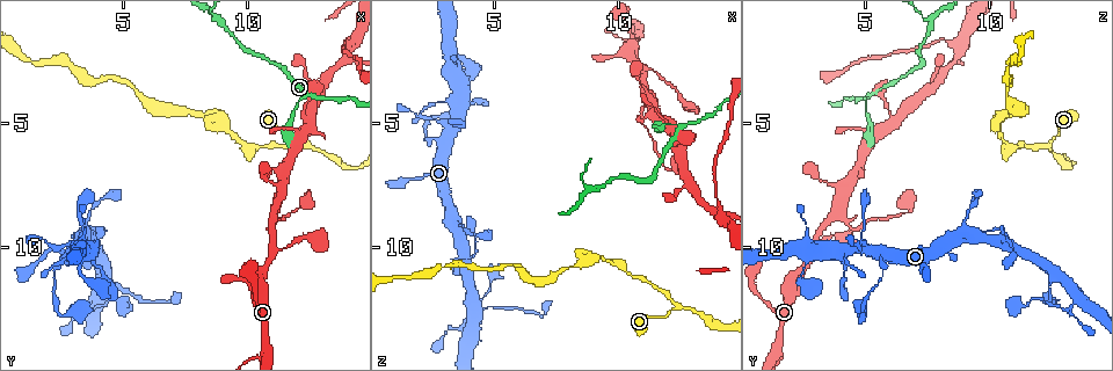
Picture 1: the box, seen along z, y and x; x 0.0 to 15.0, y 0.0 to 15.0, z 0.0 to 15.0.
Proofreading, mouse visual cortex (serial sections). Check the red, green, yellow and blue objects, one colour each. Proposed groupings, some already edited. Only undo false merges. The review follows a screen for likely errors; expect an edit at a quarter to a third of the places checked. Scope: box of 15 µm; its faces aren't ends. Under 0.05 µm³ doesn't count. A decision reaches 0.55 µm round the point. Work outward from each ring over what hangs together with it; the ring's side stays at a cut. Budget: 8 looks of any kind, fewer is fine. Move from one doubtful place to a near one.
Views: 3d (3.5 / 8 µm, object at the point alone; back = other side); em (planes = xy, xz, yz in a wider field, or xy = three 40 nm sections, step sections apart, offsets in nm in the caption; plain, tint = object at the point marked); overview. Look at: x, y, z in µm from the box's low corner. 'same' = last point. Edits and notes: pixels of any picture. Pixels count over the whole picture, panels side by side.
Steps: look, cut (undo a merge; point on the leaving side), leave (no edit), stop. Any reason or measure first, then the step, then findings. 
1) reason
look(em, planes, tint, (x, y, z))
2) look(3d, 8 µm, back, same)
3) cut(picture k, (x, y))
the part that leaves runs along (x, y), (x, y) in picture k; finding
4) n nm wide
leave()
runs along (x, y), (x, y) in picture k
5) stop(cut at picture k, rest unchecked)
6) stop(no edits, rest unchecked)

abrupt turn
look(3d, 3.5 µm, (10.9, 9.4, 4.6))

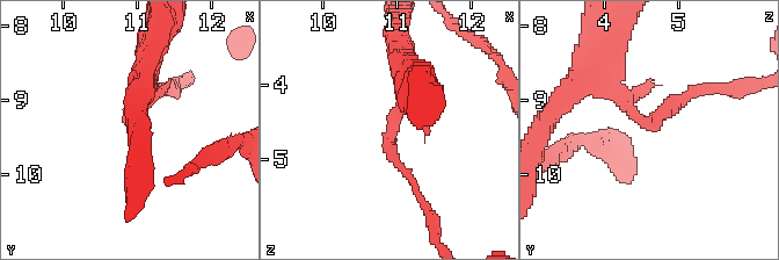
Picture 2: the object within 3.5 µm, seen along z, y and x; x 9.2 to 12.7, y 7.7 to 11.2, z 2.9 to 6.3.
arms of 150, 300 nm; need the tissue
look(em, xy, step 1, tint, (10.95, 9.25, 4.60))

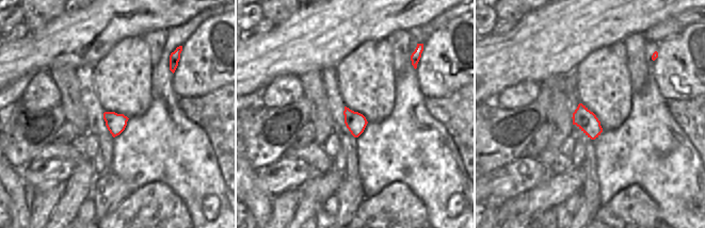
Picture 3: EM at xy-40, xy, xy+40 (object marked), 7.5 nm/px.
leave()
runs along (588, 74), (641, 121), (706, 89) in picture 2; continuous, no second cell

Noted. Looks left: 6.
branch point
look(3d, 3.5 µm, (12.4, 6.0, 12.4))

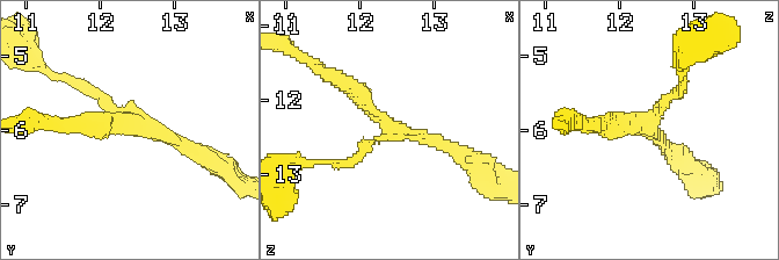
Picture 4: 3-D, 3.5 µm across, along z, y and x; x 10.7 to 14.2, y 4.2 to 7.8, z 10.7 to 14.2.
3 arms; arms of 150, 200, 250 nm
look(em, xy, step 5, tint, (12.45, 5.90, 12.45))

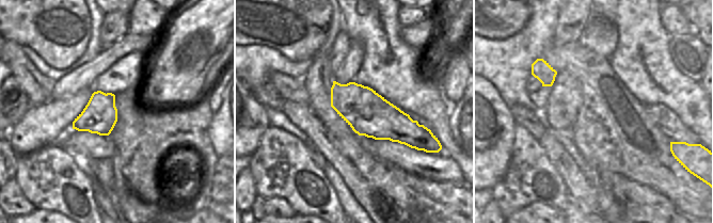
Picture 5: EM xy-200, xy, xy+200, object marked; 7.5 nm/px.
cut(picture 4, (361, 89))
the part that leaves runs along (386, 125), (354, 89), (300, 57) in picture 4; a second cell is stuck on

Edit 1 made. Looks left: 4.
side arm on a straight run
look(em, xy, step 3, tint, (14.1, 1.9, 8.8))

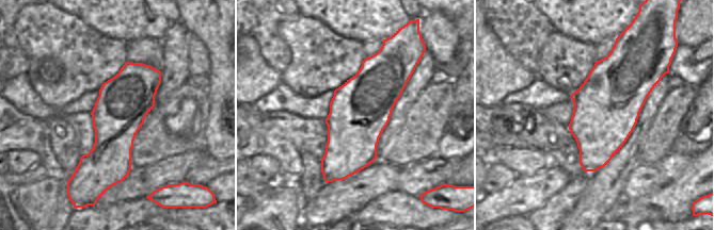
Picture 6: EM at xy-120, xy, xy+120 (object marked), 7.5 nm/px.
wider look
look(3d, 3.5 µm, same)

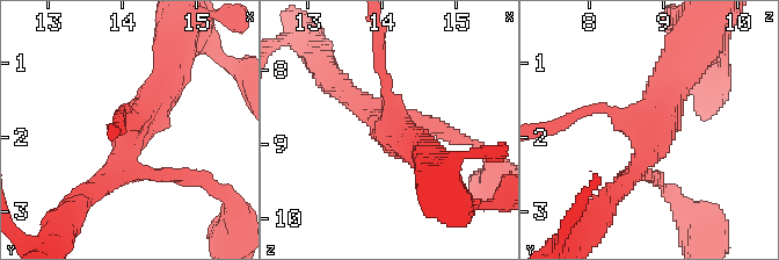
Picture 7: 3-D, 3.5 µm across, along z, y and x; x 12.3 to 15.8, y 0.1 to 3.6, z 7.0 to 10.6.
460 nm wide
leave()
runs along (96, 186), (172, 69) in picture 7; one cell here

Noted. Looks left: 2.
stop(cut at picture 4, rest unchecked)

